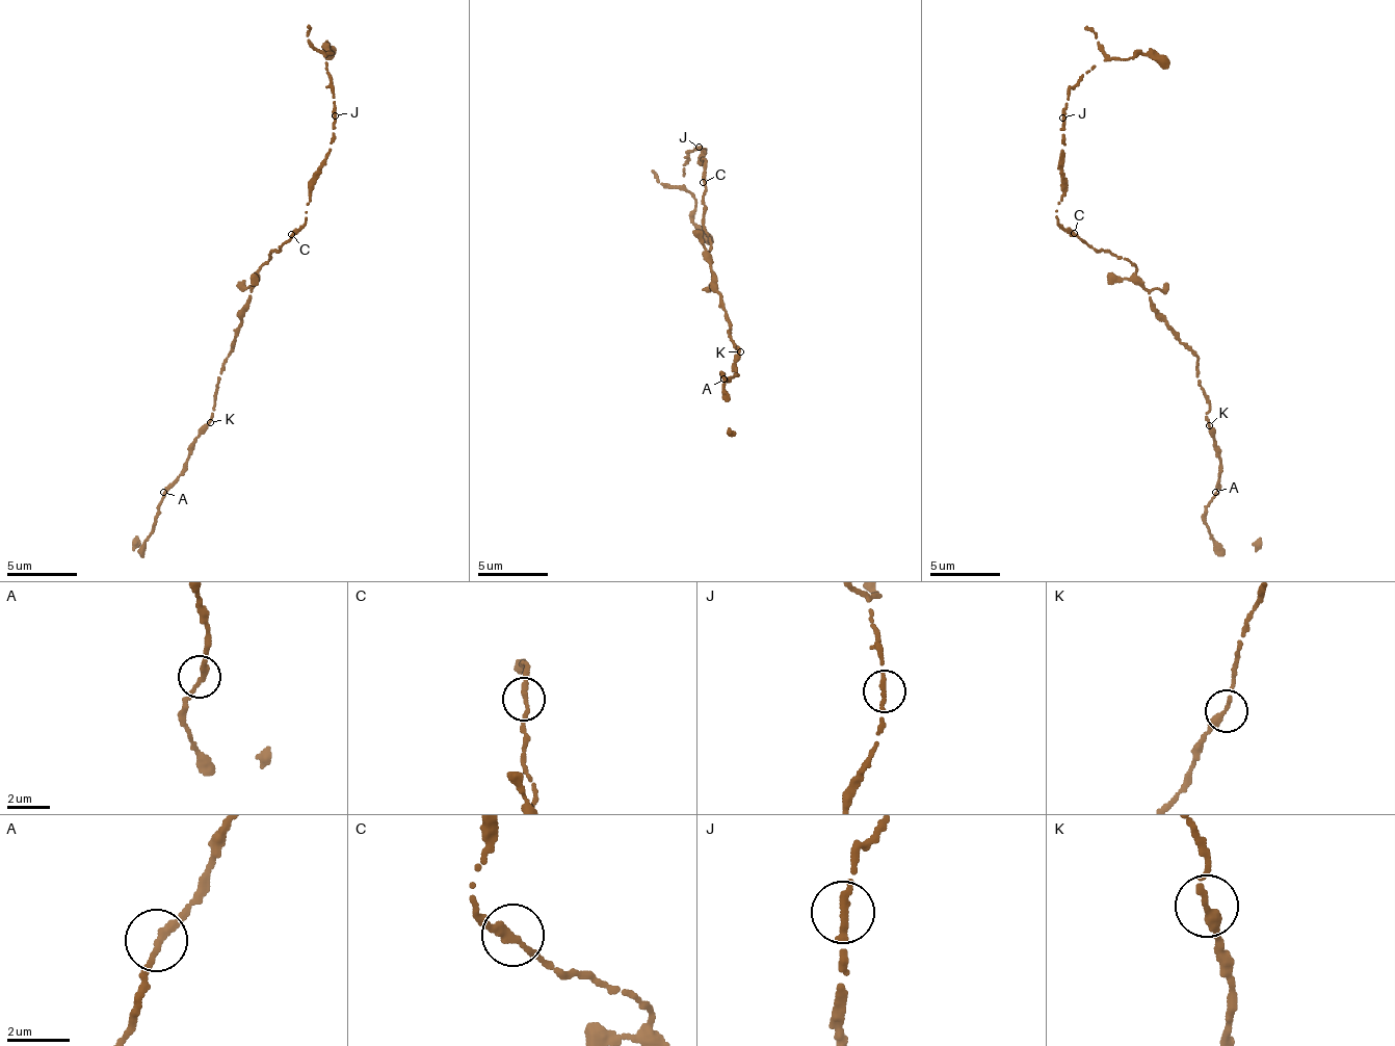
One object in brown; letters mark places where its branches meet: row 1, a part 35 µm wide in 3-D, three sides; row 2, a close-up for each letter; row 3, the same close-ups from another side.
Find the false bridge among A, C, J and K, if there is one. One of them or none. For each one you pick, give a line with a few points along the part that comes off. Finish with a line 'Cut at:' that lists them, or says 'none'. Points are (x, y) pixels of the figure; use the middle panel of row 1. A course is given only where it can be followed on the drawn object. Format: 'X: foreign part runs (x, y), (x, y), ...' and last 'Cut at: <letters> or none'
Cut at: none

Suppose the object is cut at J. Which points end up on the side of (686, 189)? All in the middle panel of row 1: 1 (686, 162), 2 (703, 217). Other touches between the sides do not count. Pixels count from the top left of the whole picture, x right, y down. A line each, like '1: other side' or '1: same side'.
1: same side
2: other side

